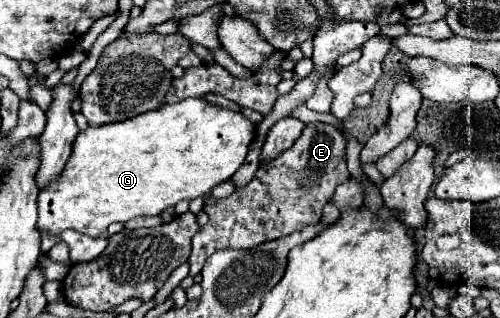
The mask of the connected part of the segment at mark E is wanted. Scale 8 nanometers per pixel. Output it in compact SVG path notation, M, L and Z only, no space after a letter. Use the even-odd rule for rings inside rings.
M306 124L302 136L286 152L278 154L274 160L256 170L252 182L236 188L228 198L204 198L204 212L210 216L210 220L192 238L190 276L196 276L206 258L216 250L252 248L260 242L276 240L298 232L308 224L316 224L322 216L328 196L332 196L334 188L348 178L350 174L346 170L344 134L332 124Z

